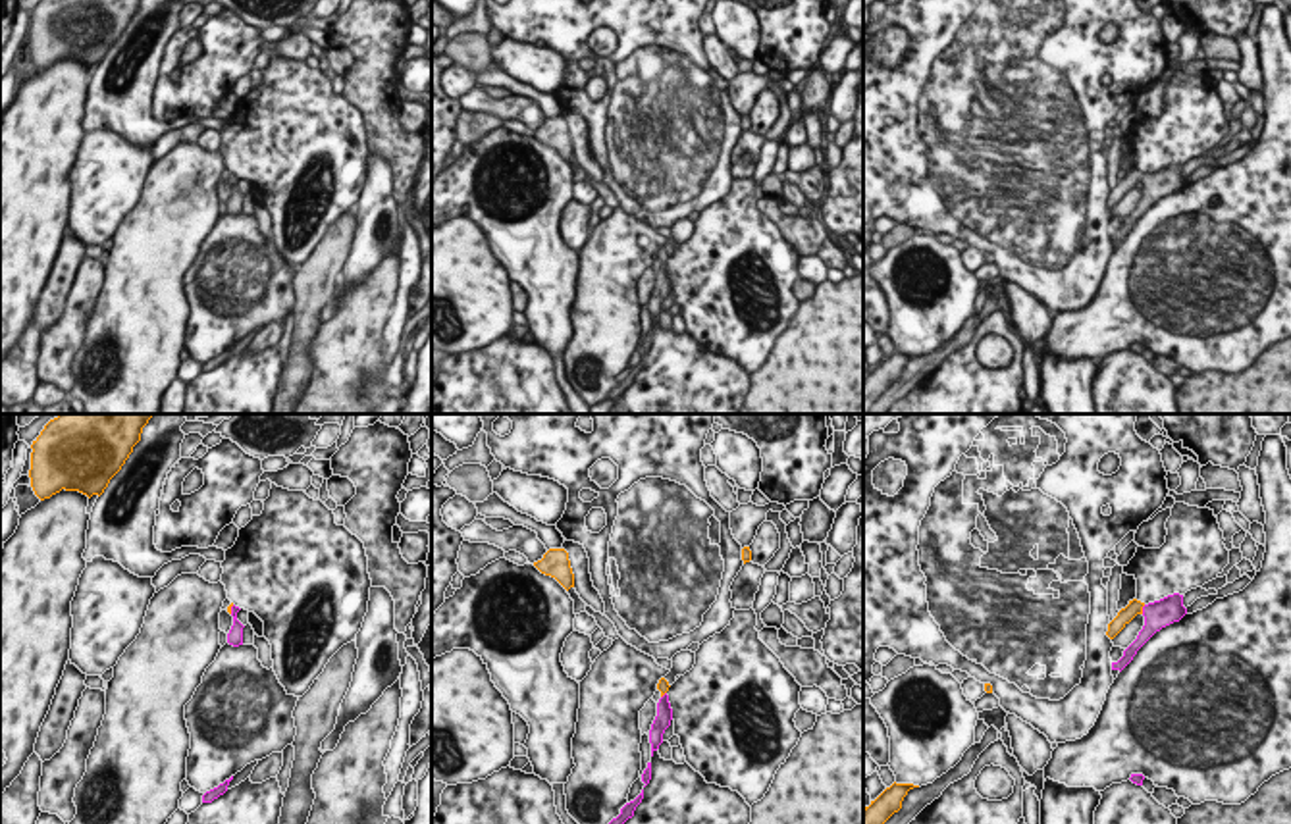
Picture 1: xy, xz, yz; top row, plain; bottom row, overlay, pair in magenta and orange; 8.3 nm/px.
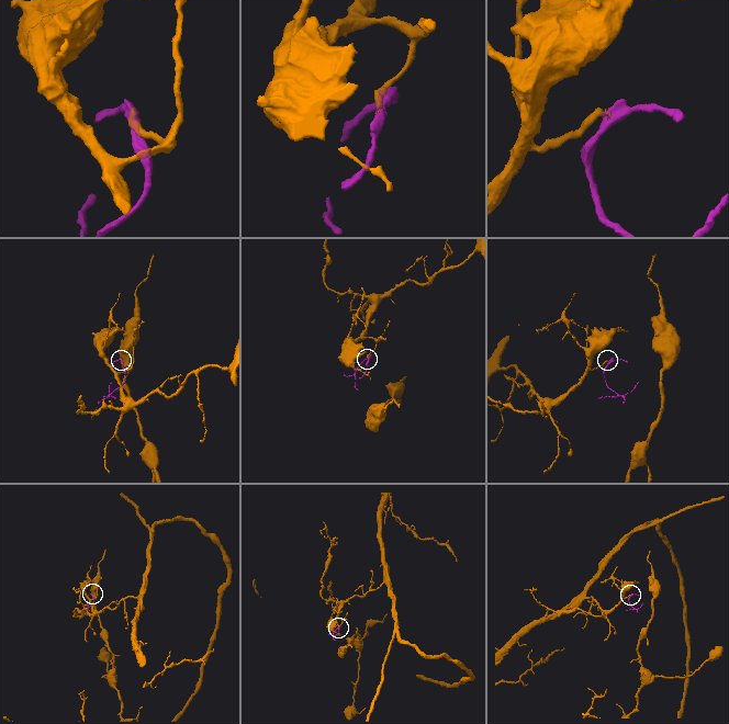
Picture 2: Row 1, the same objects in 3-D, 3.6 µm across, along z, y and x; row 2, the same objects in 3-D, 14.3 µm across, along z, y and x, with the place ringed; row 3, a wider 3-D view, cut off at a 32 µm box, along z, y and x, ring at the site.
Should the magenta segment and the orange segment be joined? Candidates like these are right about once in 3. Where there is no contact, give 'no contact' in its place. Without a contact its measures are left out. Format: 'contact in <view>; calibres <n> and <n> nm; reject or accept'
contact in yz; calibres 240 and 130 nm; accept

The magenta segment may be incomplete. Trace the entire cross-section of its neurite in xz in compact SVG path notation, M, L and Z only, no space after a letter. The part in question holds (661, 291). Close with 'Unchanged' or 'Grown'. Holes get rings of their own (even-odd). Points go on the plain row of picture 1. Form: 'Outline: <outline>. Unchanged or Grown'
Outline: M661 246L657 252L657 258L661 260L661 268L657 271L657 285L649 298L651 325L663 312L663 302L671 295L671 289L672 289L672 277L667 264L669 256L671 256L669 250Z. Grown

